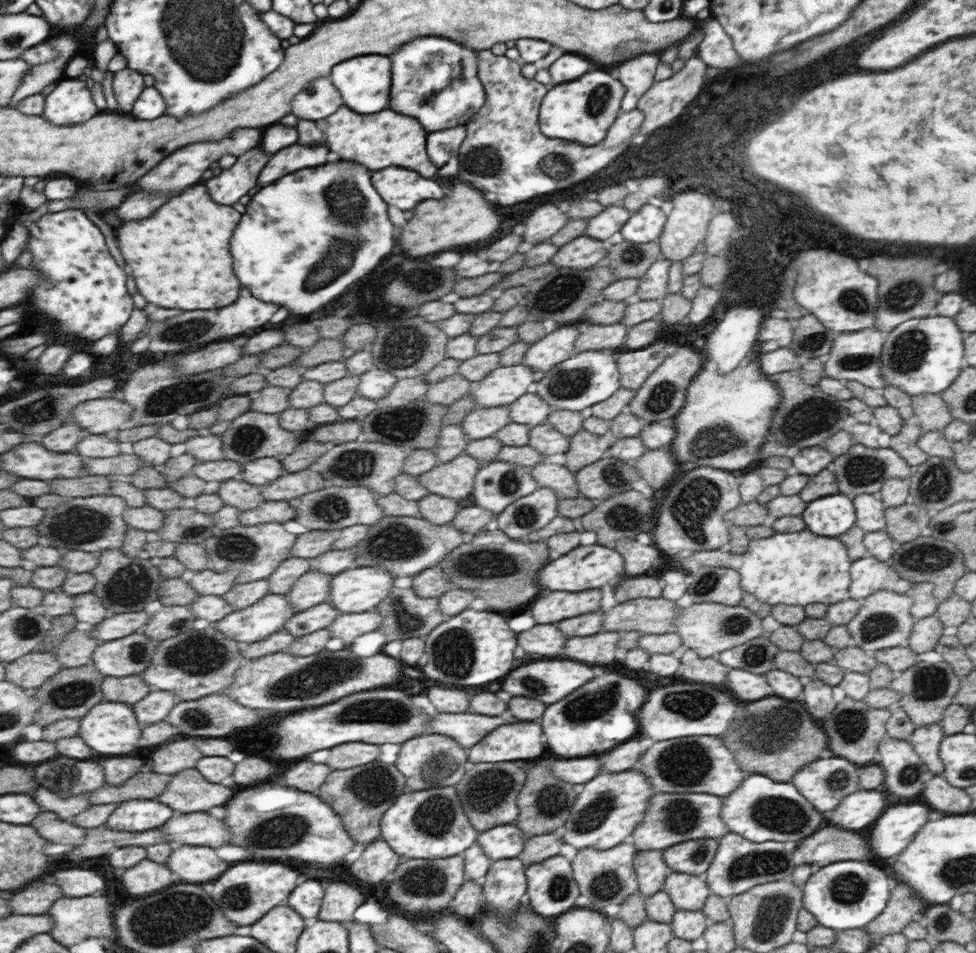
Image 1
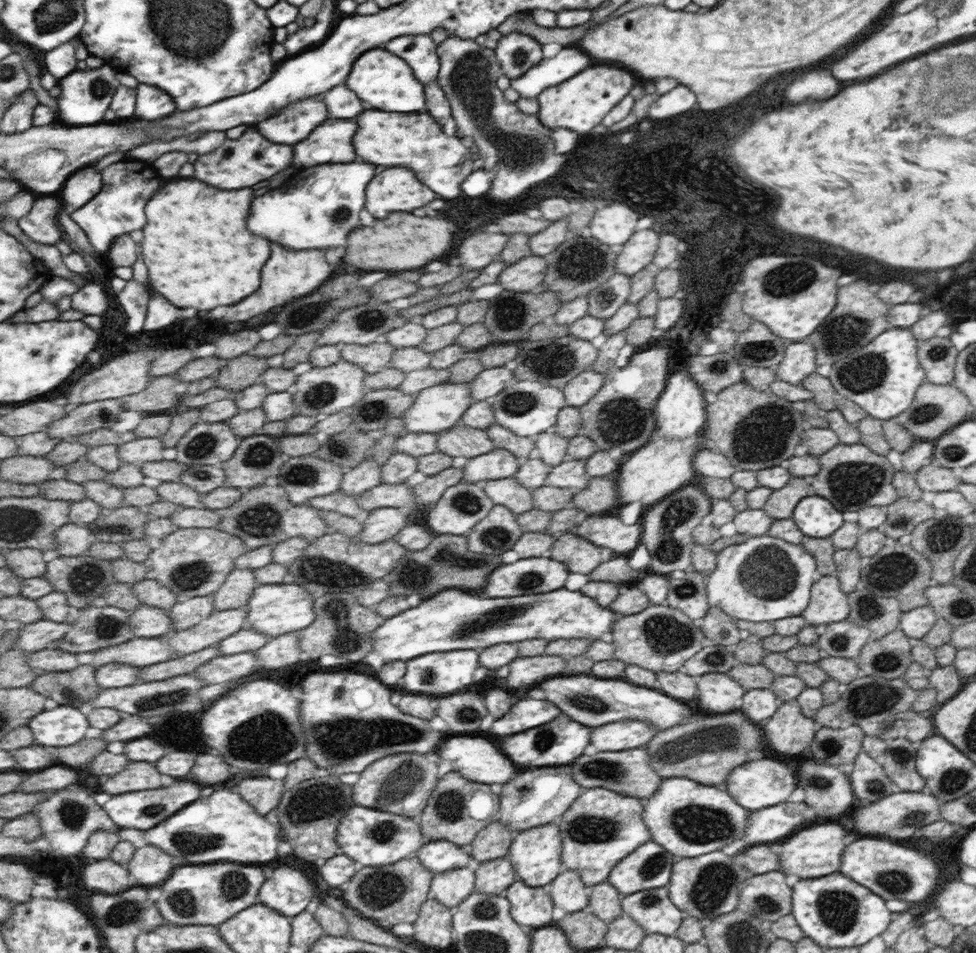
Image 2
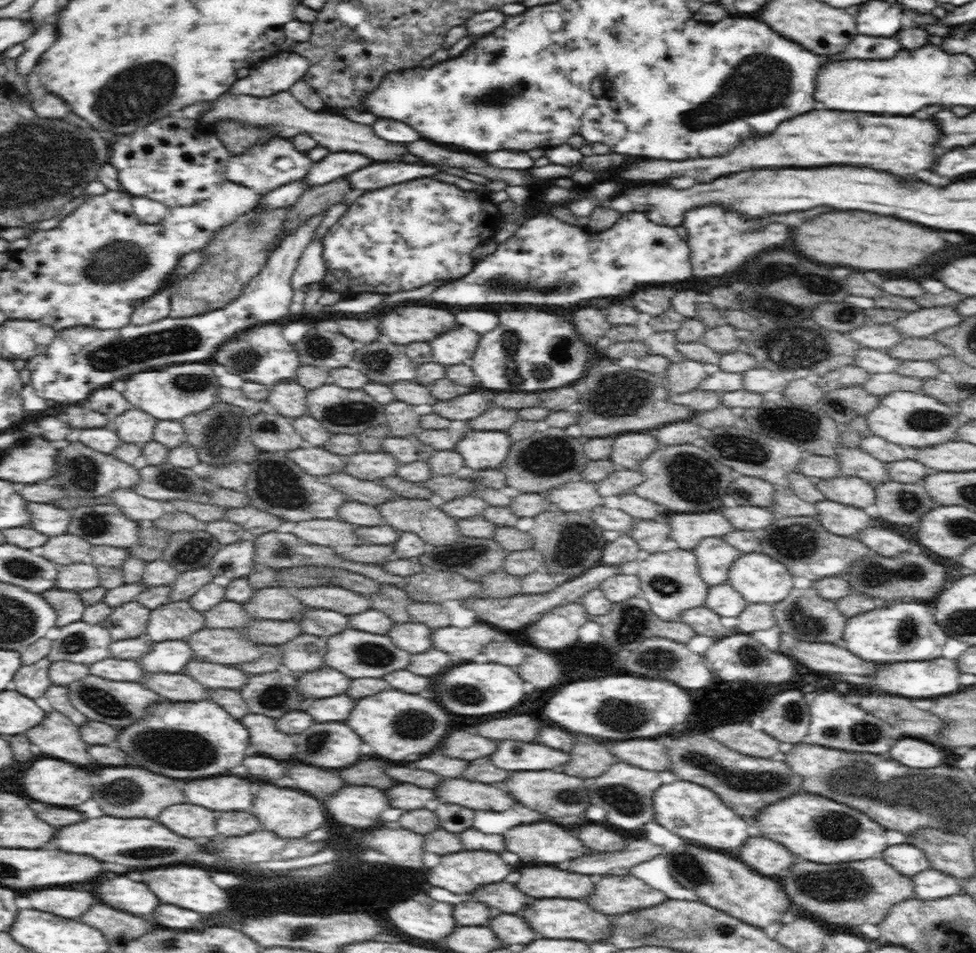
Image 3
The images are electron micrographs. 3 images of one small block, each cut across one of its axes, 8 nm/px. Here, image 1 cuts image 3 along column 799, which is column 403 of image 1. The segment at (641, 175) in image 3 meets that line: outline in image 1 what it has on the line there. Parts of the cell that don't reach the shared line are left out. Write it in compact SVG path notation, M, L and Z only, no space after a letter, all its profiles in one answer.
M341 106L333 116L327 118L327 144L343 160L355 160L369 170L381 170L387 166L399 166L415 170L423 178L435 174L435 166L425 156L425 132L417 120L395 114L391 110L369 114L357 114L347 106Z

